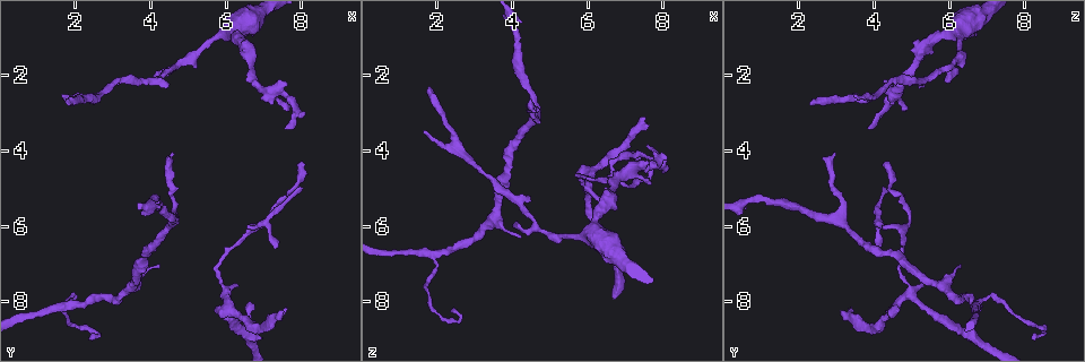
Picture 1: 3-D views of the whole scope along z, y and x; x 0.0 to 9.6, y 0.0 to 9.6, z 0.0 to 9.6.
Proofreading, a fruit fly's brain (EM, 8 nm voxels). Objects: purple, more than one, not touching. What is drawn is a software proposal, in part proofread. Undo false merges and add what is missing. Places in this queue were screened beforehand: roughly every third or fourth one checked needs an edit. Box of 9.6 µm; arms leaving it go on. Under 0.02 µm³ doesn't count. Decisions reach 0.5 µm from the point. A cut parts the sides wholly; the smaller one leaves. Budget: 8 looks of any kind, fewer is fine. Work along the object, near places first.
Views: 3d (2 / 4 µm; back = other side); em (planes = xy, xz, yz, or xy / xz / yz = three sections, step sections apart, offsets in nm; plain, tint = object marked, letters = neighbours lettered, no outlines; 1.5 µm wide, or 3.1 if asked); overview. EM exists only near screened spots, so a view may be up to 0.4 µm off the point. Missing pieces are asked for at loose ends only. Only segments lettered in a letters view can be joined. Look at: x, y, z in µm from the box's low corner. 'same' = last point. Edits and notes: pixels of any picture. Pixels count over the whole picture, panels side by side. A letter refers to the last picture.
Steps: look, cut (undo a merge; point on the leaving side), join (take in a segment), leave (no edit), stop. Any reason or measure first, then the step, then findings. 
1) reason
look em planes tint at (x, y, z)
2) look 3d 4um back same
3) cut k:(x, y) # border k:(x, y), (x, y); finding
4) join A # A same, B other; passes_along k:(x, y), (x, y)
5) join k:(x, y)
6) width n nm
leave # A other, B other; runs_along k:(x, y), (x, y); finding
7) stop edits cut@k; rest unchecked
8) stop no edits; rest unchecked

narrows sharply
look 3d 2um at (4.10, 5.25, 1.05)

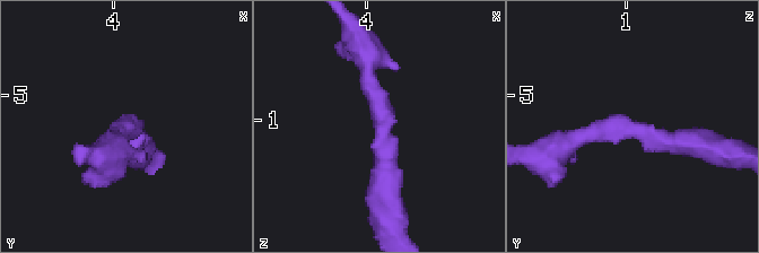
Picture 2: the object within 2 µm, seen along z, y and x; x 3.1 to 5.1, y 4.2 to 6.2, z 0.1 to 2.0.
arm_widths 220, 240 nm
look em planes letters at (4.16, 5.26, 1.02)

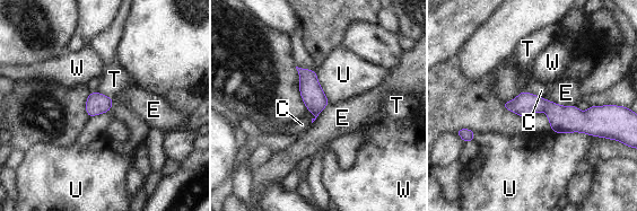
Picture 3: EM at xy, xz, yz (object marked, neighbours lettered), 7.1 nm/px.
width 150 nm
leave # C other, E other, T other, U other, W other; border 3:(543, 98), (560, 105), (576, 106); all the same cell

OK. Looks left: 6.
look 3d 4um at (7.25, 6.65, 4.00)

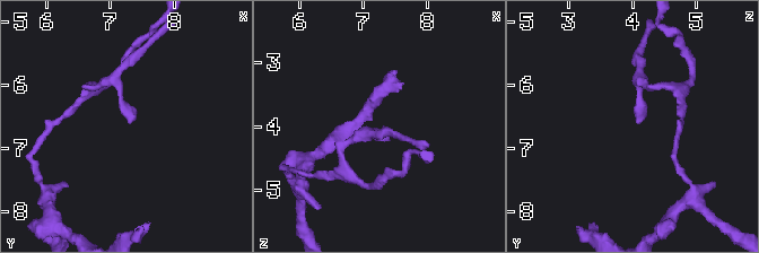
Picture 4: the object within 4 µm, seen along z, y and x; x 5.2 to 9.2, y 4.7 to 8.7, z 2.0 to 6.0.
need the tissue
look em xz step 8 plain at (7.25, 6.60, 4.05)

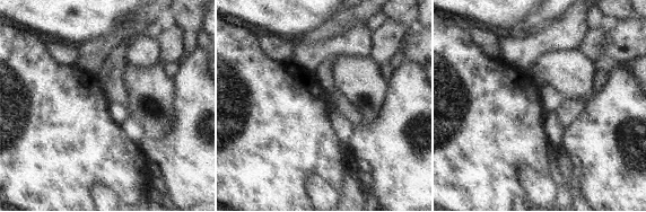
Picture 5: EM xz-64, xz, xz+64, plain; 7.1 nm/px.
what lies round it
look em xz step 8 letters same

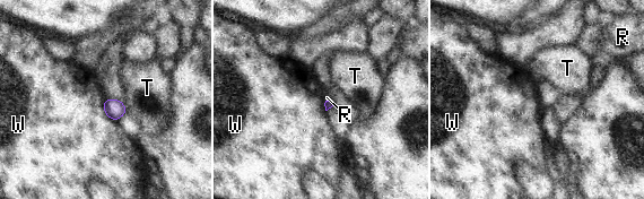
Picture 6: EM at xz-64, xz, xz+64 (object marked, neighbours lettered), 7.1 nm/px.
longest_contact W 180 nm
leave # R other, T other, W other; none of them fits

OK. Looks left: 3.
an open end
look em xy step 8 letters at (7.70, 2.95, 4.90)

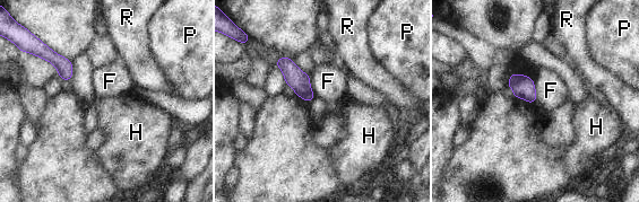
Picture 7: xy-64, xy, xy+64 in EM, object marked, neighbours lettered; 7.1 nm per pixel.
look em planes letters same

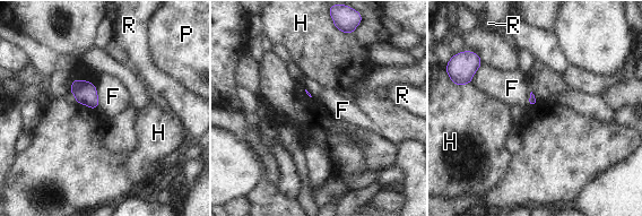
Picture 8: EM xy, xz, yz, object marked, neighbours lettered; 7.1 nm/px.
leave # F other, H other, P other, R other; border 8:(92, 83), (96, 89), (98, 106); no lettered segment goes on from it

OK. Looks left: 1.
look em planes letters at (5.30, 1.30, 6.20)

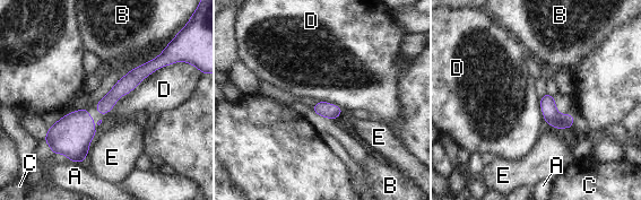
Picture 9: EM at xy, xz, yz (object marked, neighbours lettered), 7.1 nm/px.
longest_contact D 650 nm
leave # A other, B other, C other, D other, E other; border 9:(174, 62), (104, 114), (95, 110); all the same cell

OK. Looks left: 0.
stop no edits; rest unchecked

